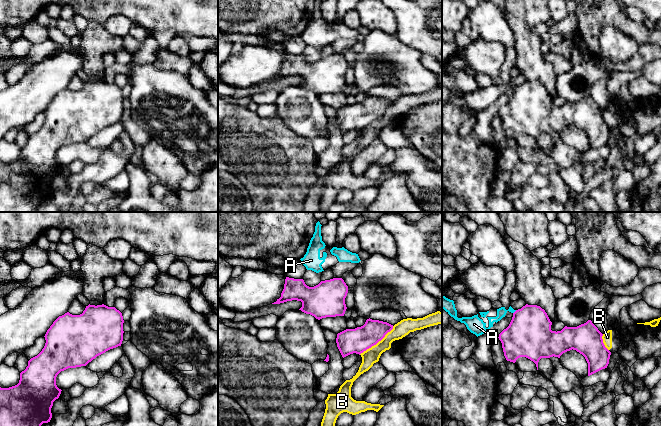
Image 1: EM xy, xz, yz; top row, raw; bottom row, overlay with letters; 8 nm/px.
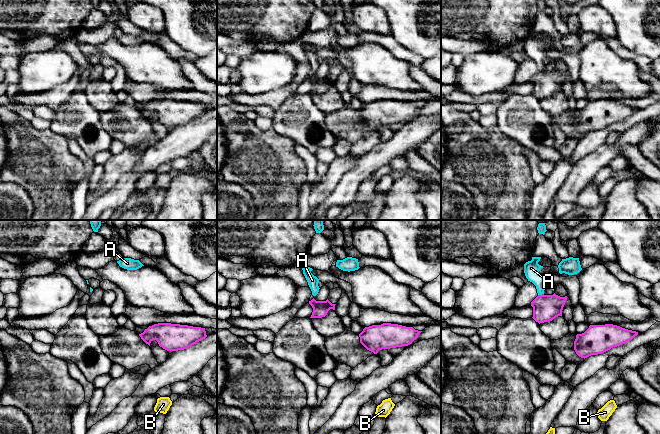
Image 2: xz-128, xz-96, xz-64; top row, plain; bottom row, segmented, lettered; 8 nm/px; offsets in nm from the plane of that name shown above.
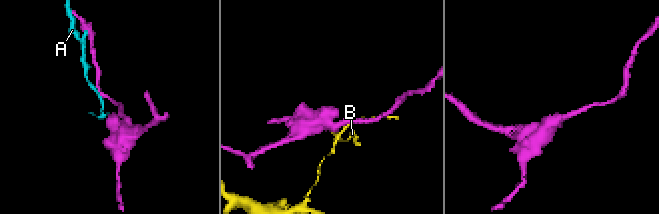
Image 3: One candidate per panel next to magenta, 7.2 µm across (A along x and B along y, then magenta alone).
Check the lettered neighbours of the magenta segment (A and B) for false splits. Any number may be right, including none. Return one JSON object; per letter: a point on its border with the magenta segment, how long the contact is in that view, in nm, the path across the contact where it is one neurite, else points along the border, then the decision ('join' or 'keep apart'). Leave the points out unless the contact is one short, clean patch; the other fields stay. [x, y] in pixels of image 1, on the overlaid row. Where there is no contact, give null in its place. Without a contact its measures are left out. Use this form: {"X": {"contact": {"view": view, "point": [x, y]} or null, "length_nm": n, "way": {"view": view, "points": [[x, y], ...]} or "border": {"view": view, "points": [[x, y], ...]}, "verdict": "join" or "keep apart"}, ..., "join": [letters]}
{"A": {"contact": {"view": "yz", "point": [514, 312]}, "length_nm": 40, "border": {"view": "yz", "points": [[516, 310], [513, 313]]}, "verdict": "keep apart"}, "B": {"contact": {"view": "xz", "point": [376, 343]}, "length_nm": 360, "verdict": "keep apart"}, "join": []}

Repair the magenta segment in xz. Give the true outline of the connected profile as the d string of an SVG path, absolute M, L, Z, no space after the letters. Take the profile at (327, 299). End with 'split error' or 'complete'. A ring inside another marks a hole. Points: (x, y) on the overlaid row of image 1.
M286 277L281 297L272 304L297 300L302 302L299 309L320 320L326 317L344 316L347 309L345 298L348 286L342 278L321 281L309 287L303 279Z; complete

